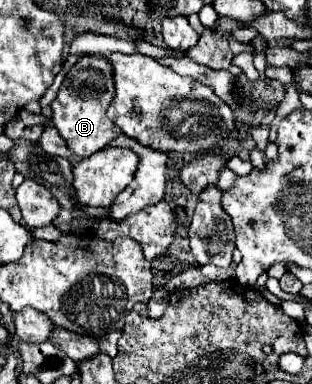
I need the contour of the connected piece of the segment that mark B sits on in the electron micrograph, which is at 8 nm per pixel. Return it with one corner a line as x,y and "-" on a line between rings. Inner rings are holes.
85,56
65,74
57,98
51,102
53,110
51,120
59,136
65,140
67,148
75,156
89,158
91,154
107,148
109,142
121,134
121,130
111,120
107,120
107,108
113,96
115,96
113,74
111,64
107,62
105,56

